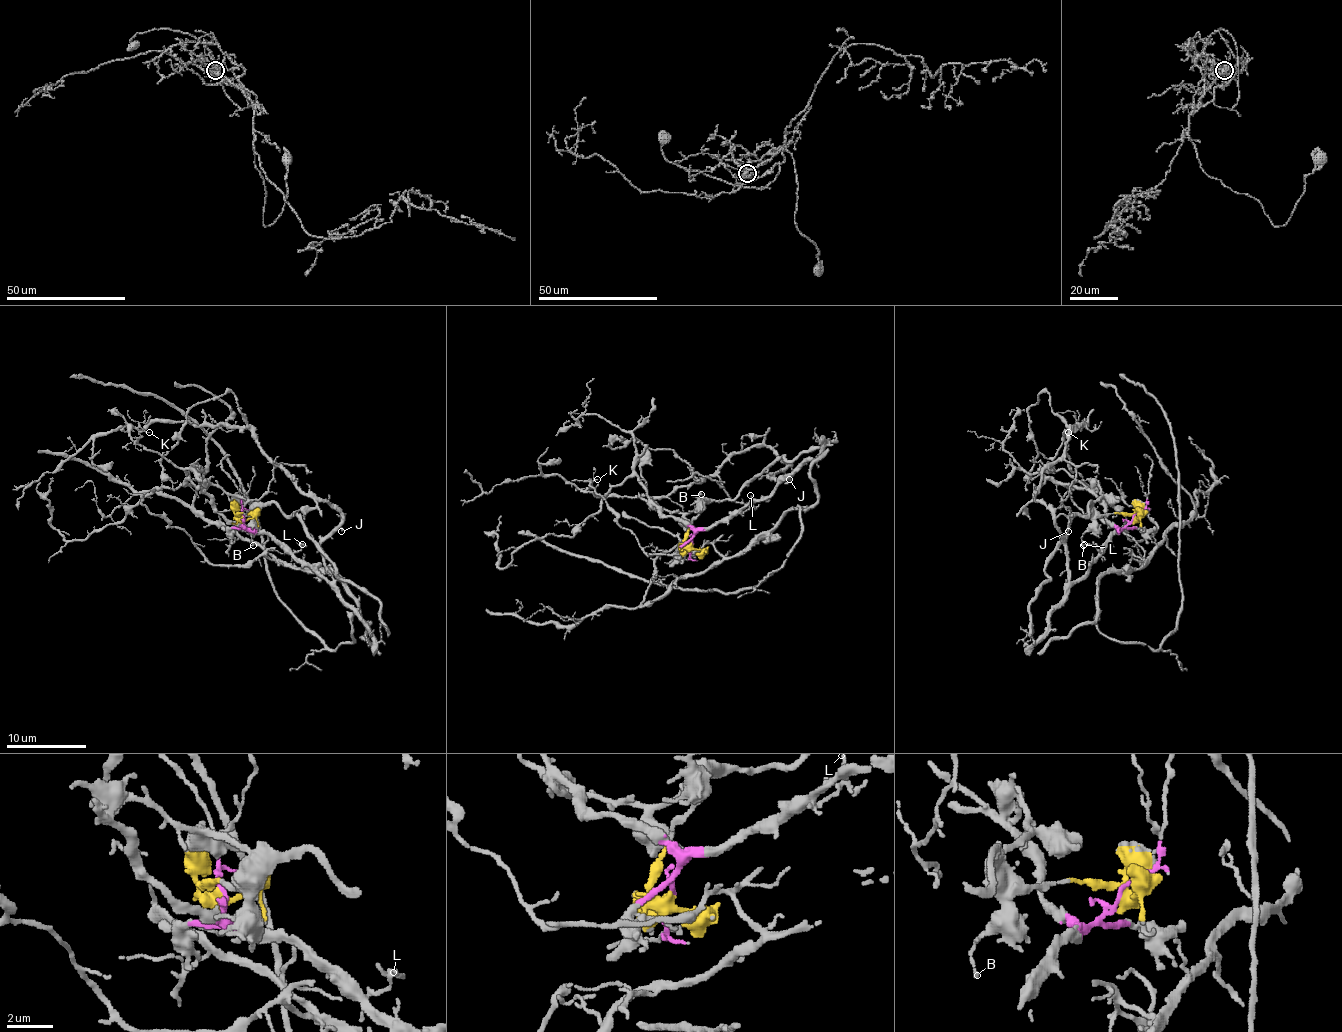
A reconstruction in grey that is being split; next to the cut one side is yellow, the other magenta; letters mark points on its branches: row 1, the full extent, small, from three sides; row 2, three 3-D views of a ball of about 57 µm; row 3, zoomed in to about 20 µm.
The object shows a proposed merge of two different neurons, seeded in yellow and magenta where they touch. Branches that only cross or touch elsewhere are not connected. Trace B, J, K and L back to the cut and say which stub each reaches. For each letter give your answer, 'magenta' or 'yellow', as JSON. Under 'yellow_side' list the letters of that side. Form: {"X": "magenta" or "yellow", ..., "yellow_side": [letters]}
{"B": "yellow", "J": "magenta", "K": "magenta", "L": "magenta", "yellow_side": ["B"]}

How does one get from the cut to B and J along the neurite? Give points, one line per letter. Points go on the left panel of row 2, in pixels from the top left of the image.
B: (244, 518), (238, 516), (250, 516), (254, 546)
J: (244, 518), (252, 532), (278, 540), (330, 582), (320, 542), (344, 514), (342, 532)

